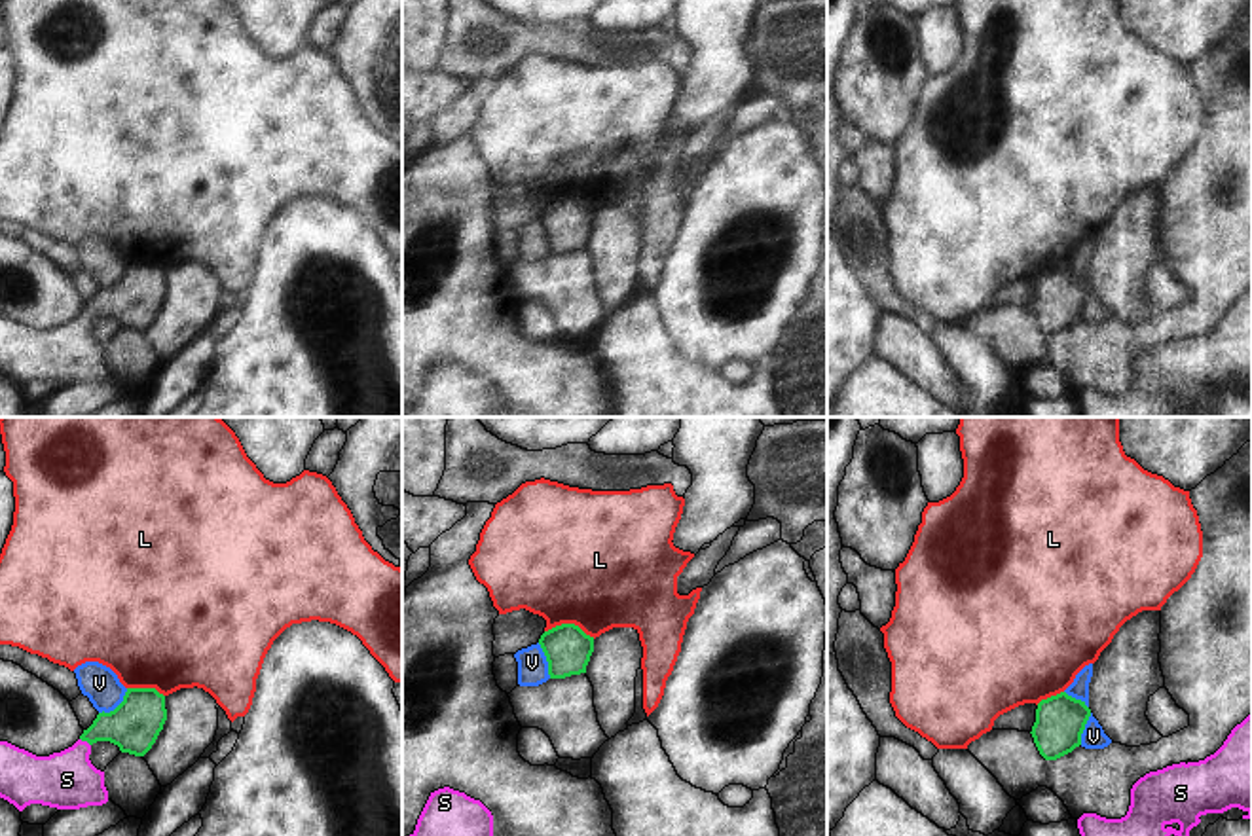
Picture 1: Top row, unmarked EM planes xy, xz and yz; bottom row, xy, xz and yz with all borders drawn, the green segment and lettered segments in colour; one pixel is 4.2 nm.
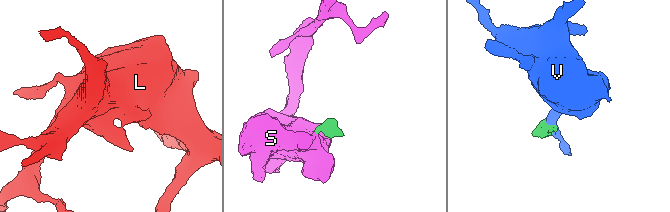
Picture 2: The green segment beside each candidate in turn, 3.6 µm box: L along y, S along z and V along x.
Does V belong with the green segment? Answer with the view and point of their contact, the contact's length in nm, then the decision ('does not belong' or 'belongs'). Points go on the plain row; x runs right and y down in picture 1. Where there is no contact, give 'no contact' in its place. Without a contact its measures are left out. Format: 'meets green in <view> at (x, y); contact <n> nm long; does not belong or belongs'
meets green in xy at (118, 281); contact 170 nm long; does not belong

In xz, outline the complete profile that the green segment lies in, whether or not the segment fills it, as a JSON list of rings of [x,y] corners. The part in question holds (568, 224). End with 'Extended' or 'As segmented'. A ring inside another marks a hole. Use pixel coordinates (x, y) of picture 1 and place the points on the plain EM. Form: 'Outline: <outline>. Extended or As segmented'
Outline: [[[562,199],[544,207],[539,220],[546,231],[550,254],[586,248],[594,227],[594,212],[575,199]]]. As segmented

